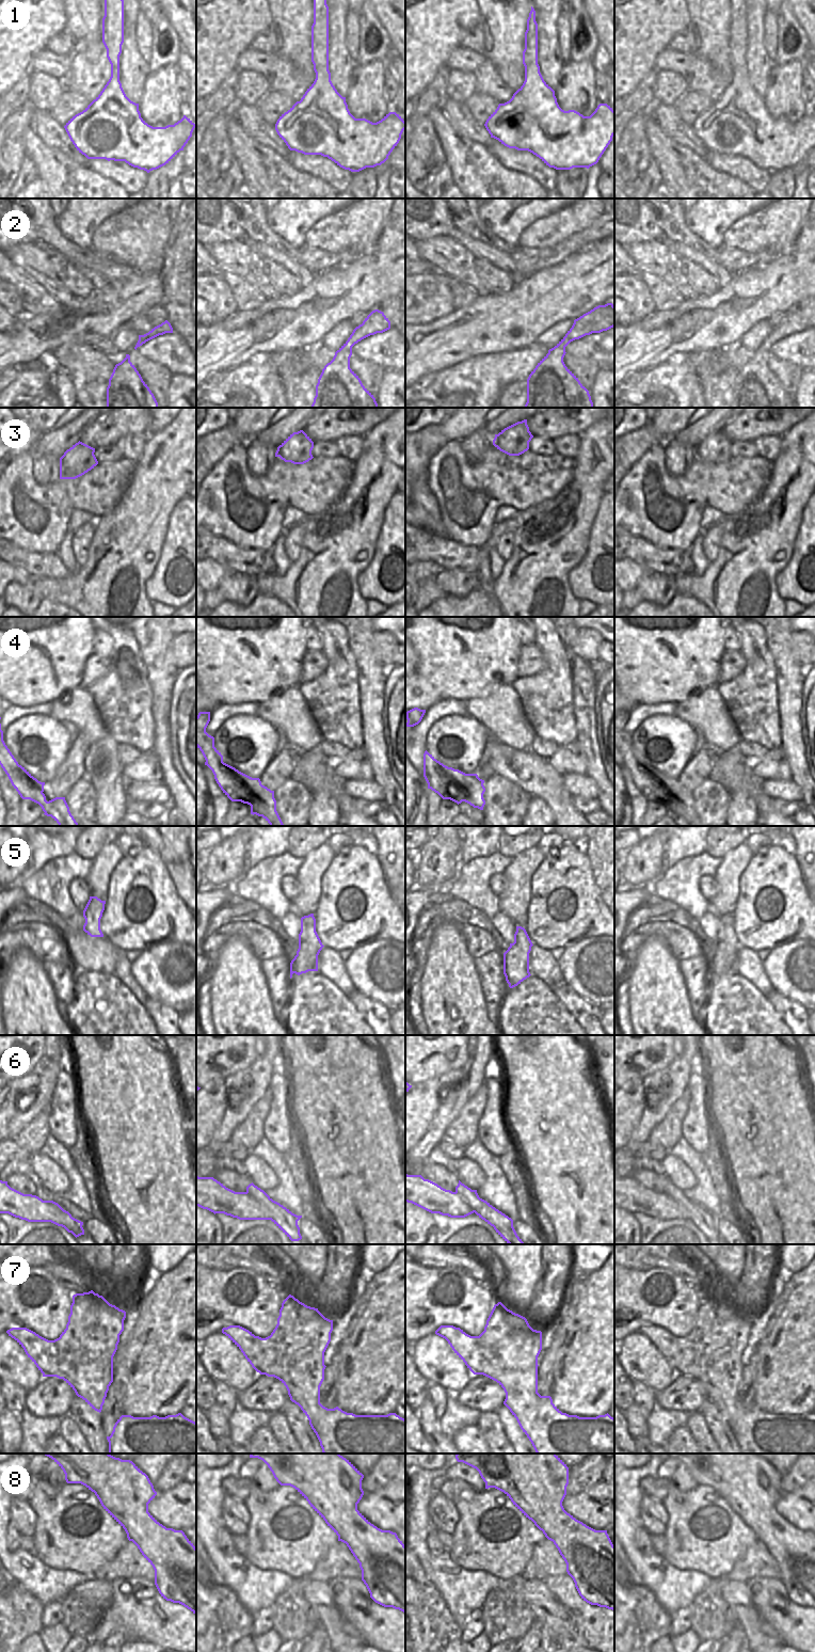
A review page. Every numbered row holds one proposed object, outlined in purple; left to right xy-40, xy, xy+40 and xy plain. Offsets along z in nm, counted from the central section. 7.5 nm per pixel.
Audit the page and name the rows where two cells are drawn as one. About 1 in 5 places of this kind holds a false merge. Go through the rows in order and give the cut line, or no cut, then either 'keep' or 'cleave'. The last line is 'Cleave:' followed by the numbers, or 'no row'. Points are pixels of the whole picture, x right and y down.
1: cut none; keep
2: cut none; keep
3: cut none; keep
4: cut none; keep
5: cut none; keep
6: cut xy (245, 1192), (252, 1195), (267, 1210), (270, 1219); cleave
7: cut none; keep
8: cut none; keep
Cleave: 6

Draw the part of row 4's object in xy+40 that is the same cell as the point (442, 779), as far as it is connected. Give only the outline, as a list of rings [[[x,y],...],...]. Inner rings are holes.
[[[426,750],[424,753],[424,777],[428,789],[437,793],[443,799],[450,799],[458,805],[465,801],[474,808],[483,810],[485,805],[484,780],[480,779],[477,774],[465,774],[448,767]]]

